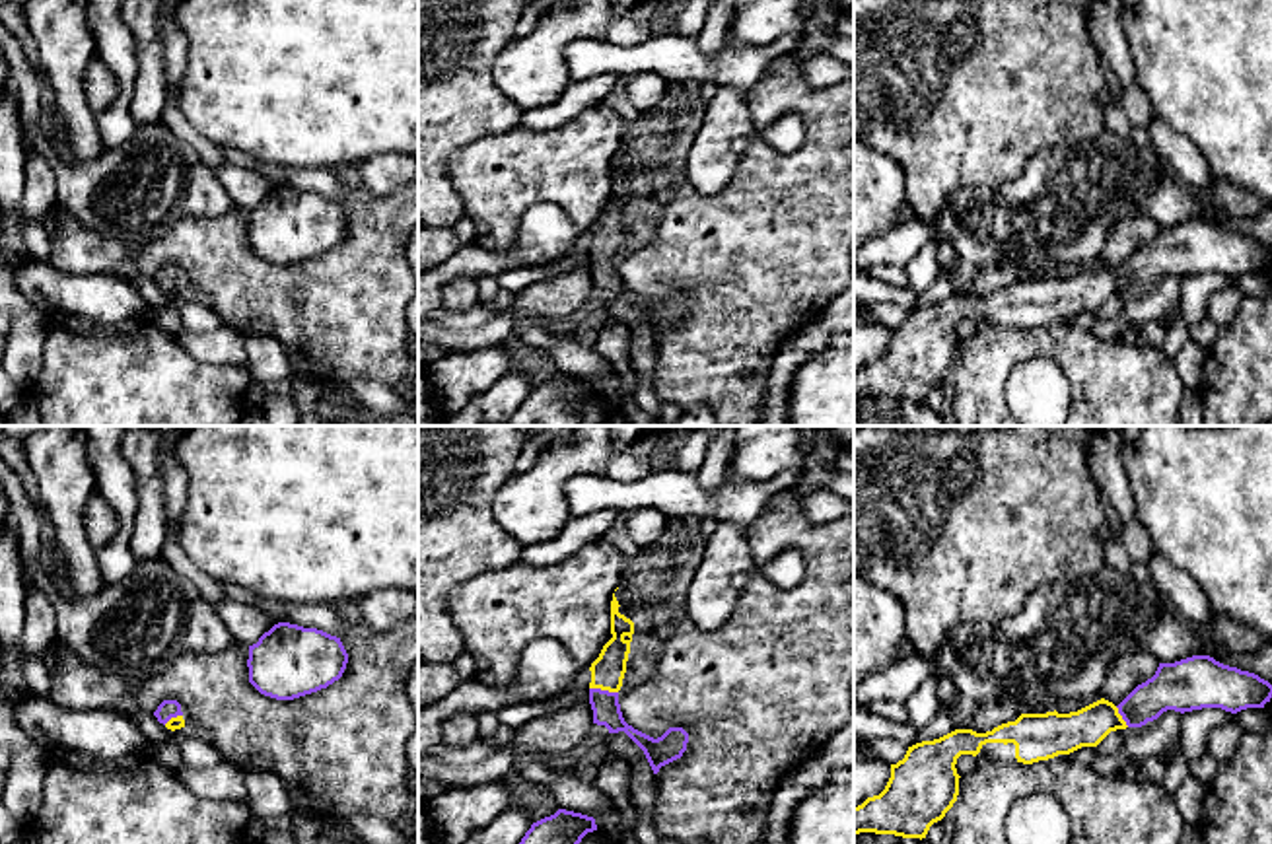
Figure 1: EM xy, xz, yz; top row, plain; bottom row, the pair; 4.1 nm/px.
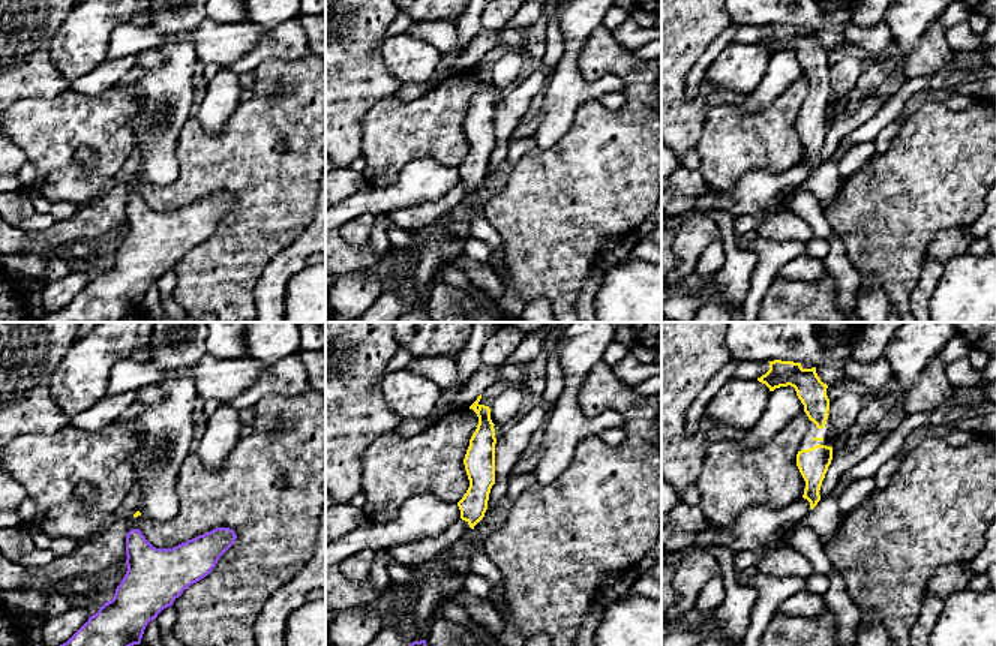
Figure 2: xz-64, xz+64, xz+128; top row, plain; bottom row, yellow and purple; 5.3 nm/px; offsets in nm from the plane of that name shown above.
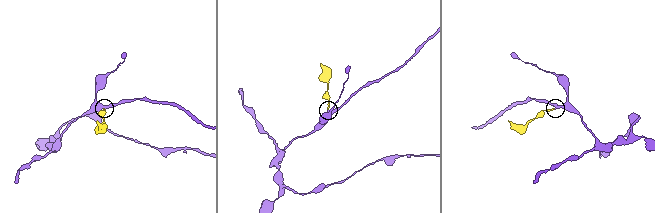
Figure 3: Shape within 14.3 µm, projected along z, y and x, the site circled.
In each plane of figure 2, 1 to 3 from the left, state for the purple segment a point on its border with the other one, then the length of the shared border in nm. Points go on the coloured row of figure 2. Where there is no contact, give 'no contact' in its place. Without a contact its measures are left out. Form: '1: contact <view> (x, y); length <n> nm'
1: no contact
2: no contact
3: no contact

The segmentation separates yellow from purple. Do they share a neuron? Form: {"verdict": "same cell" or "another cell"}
{"verdict": "same cell"}

